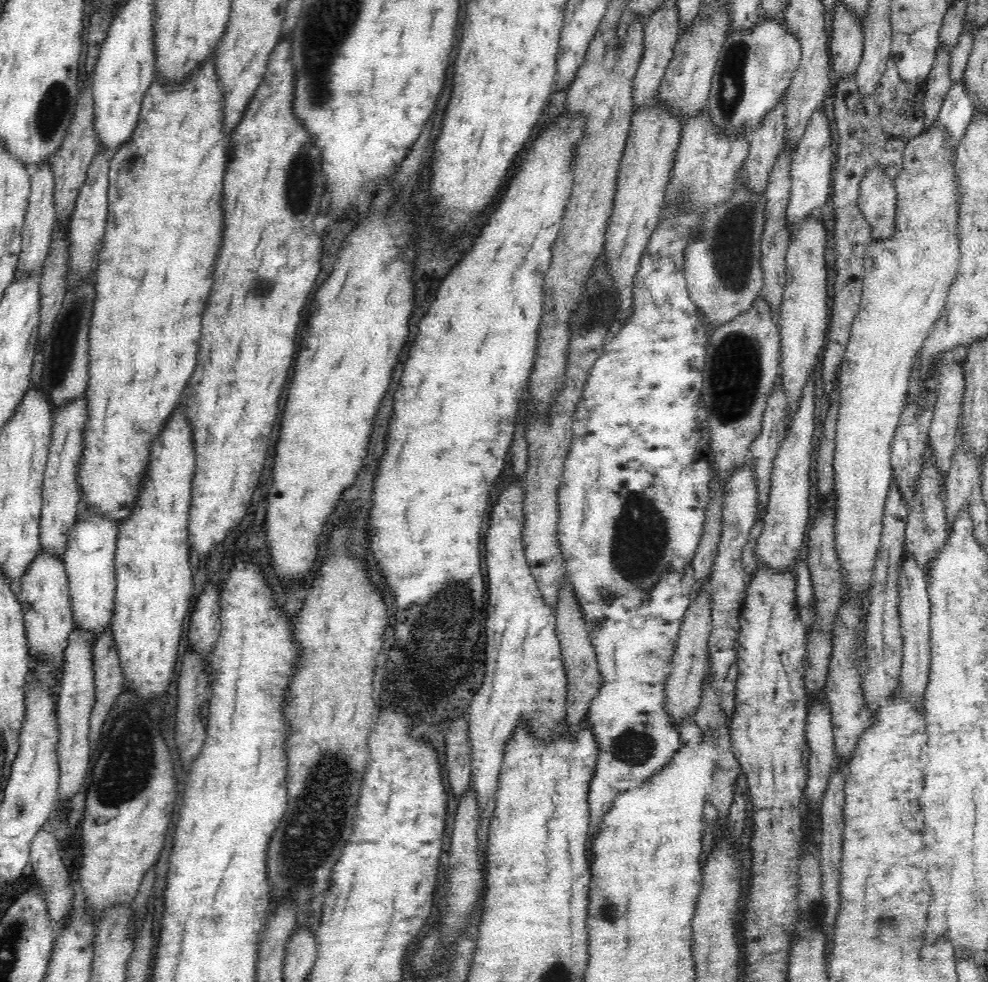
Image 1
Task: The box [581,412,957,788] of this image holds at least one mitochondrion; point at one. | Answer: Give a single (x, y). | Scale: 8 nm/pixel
(640, 536)

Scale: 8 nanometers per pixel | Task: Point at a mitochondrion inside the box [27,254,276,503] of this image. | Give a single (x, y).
(61, 350)

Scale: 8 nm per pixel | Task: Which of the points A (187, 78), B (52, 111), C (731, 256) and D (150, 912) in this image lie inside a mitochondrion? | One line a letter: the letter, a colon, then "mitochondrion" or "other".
A: other
B: mitochondrion
C: mitochondrion
D: other

